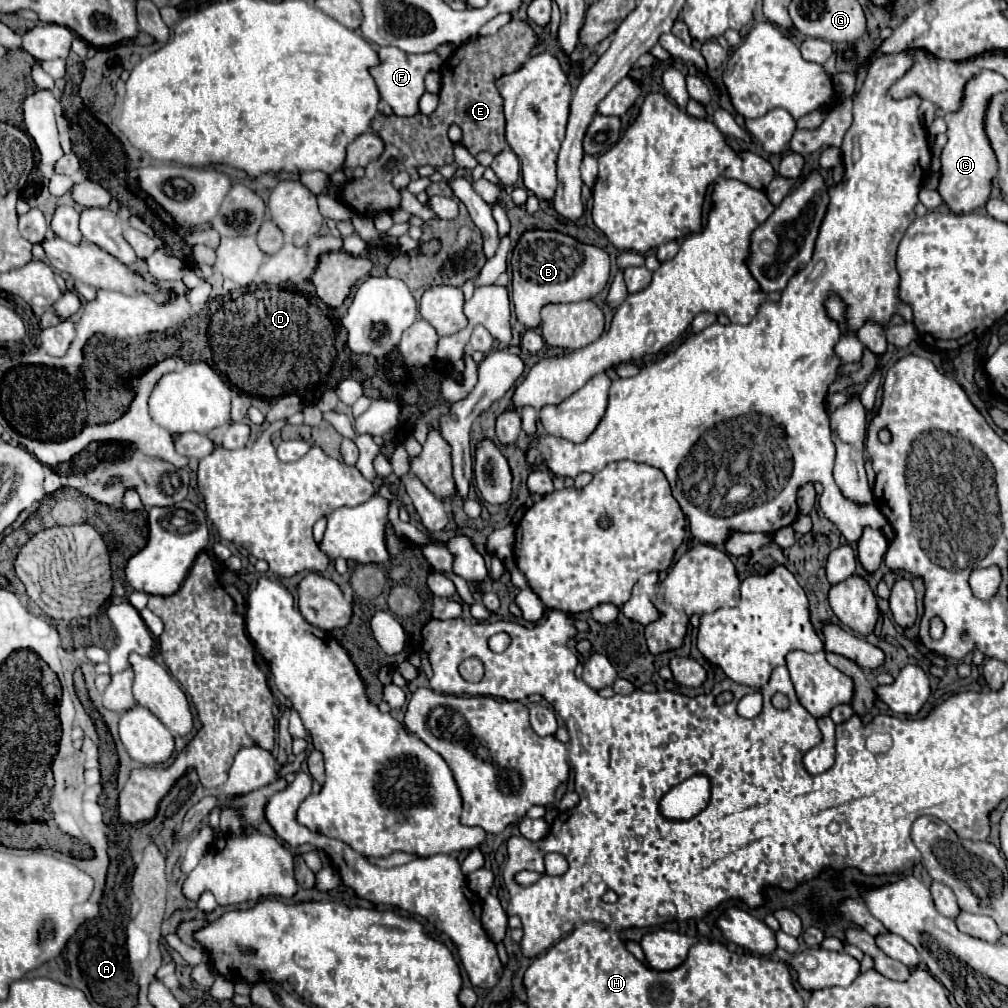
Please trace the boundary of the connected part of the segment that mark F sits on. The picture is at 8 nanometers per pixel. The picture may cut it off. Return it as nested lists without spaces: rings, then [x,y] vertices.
[[[378,47],[376,49],[380,63],[370,67],[370,75],[378,85],[380,97],[384,103],[388,103],[392,107],[392,111],[396,115],[402,117],[410,117],[418,111],[418,99],[424,93],[424,77],[428,71],[436,71],[442,67],[442,59],[432,51],[426,55],[410,55],[400,51],[398,47]]]

